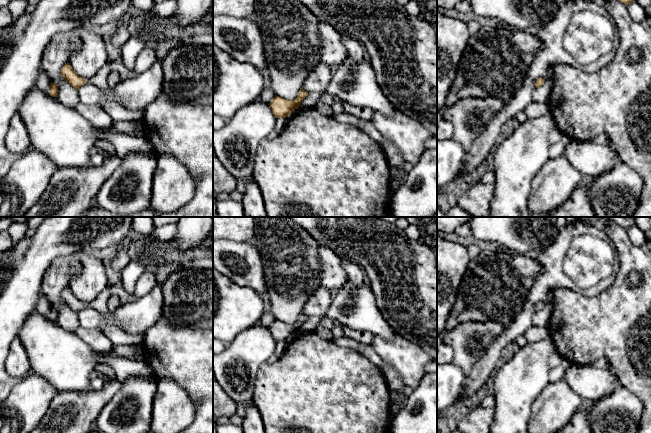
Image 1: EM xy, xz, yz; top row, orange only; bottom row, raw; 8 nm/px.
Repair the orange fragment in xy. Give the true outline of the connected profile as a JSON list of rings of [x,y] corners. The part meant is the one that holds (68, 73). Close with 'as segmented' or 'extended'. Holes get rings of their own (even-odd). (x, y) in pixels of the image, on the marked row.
[[[70,63],[66,64],[62,68],[61,74],[62,77],[77,90],[79,90],[82,85],[88,82],[73,70]]] | as segmented

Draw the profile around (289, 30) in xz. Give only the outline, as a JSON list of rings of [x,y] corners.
[[[255,0],[253,16],[263,40],[267,86],[276,96],[295,100],[308,75],[321,63],[318,18],[298,0]]]

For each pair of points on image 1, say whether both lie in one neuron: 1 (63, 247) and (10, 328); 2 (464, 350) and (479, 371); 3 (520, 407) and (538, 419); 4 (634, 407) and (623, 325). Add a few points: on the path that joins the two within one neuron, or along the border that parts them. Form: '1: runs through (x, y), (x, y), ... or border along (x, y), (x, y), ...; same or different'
1: runs through (41, 260), (10, 291), (10, 306); same
2: border along (488, 344), (465, 378); different
3: border along (540, 393), (532, 404), (527, 422); different
4: border along (621, 384), (640, 399); different

